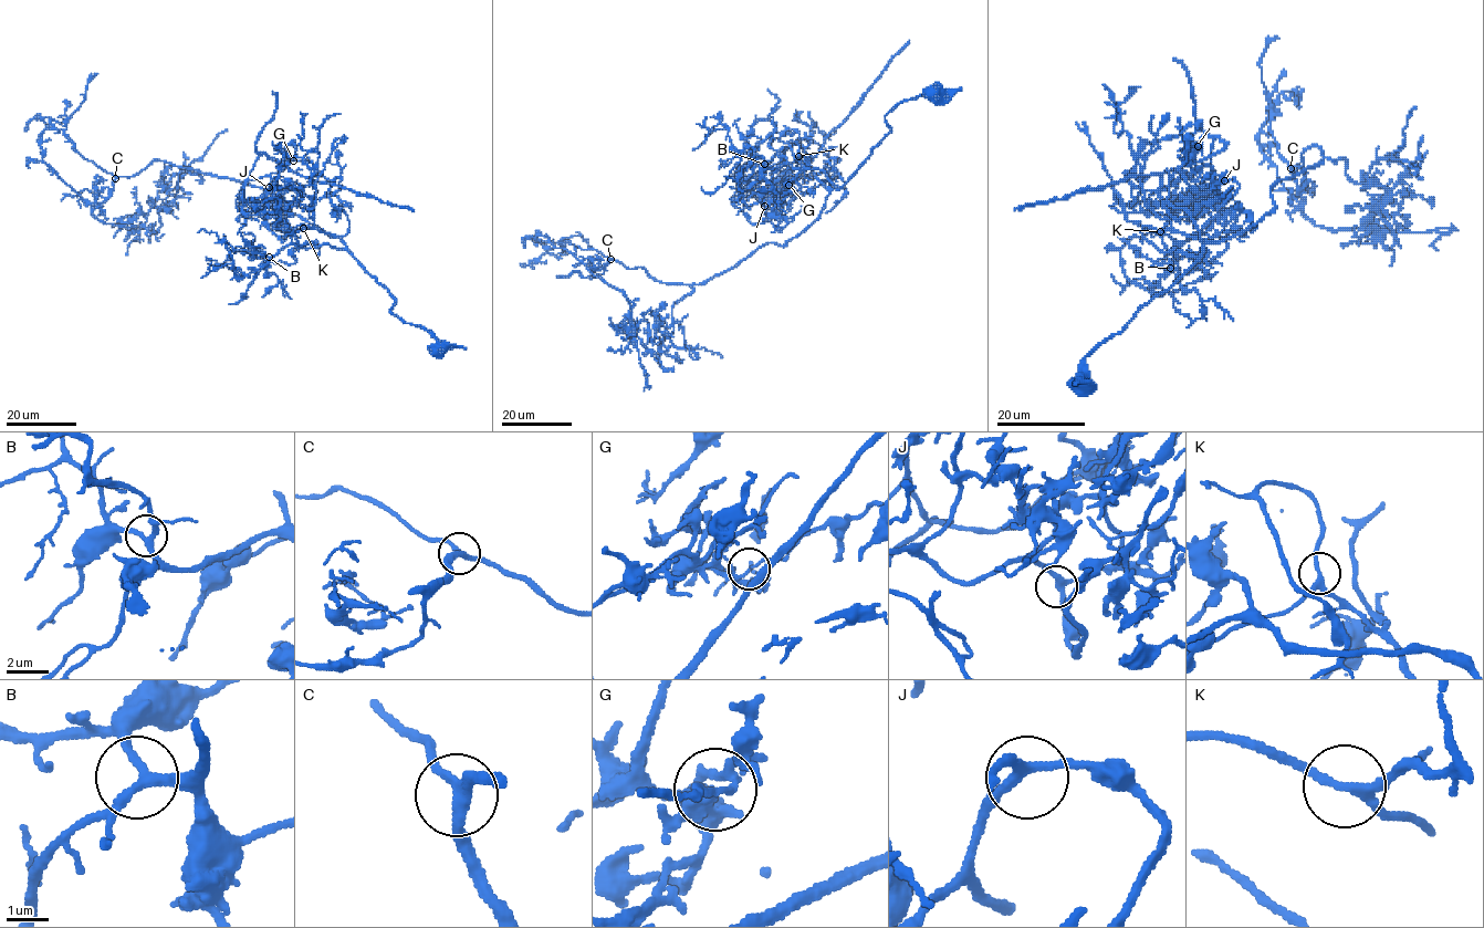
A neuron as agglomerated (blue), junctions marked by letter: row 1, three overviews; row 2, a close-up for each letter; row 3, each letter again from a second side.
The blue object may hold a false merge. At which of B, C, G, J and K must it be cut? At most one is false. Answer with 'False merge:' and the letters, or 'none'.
False merge: G

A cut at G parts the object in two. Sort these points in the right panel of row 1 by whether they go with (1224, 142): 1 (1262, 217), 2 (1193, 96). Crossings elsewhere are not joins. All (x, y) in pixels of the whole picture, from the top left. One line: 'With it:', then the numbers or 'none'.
With it: 2

